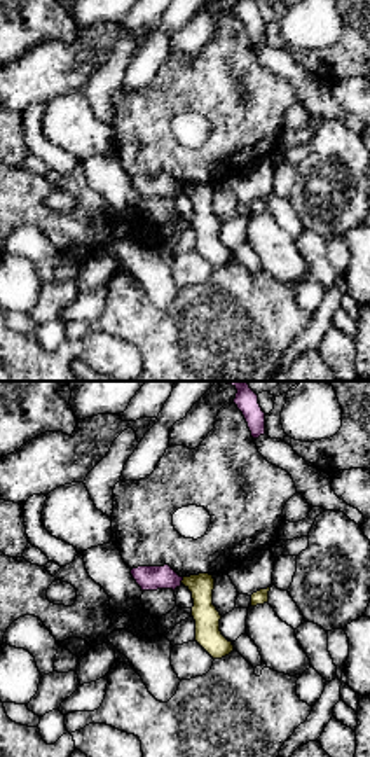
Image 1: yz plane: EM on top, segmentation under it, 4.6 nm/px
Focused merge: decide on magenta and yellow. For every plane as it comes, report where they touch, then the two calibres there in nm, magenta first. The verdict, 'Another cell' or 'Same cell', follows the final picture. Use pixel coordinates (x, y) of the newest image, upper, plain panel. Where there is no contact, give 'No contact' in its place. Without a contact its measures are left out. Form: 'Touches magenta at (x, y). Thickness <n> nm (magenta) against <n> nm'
Touches magenta at (182, 187). Thickness 110 nm (magenta) against 120 nm

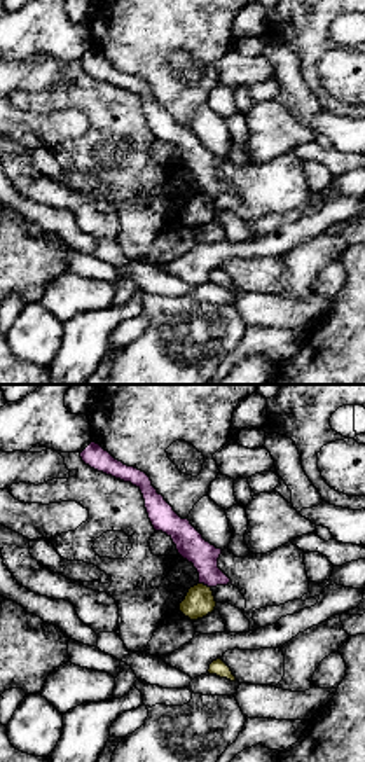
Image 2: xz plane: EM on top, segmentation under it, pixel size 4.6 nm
Touches magenta at (205, 193). Thickness 140 nm (magenta) against 140 nm

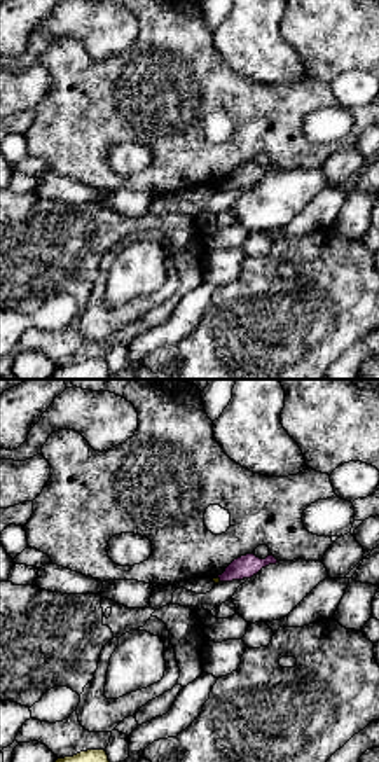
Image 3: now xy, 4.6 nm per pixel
Touches magenta at (219, 186). Thickness 110 nm (magenta) against 20 nm

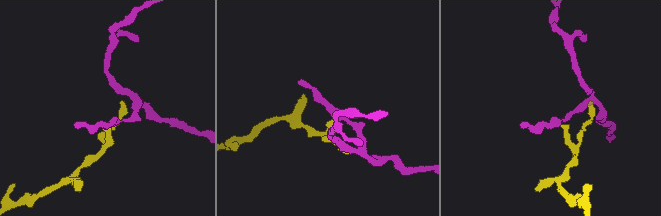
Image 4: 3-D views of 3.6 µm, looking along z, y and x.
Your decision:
Another cell

